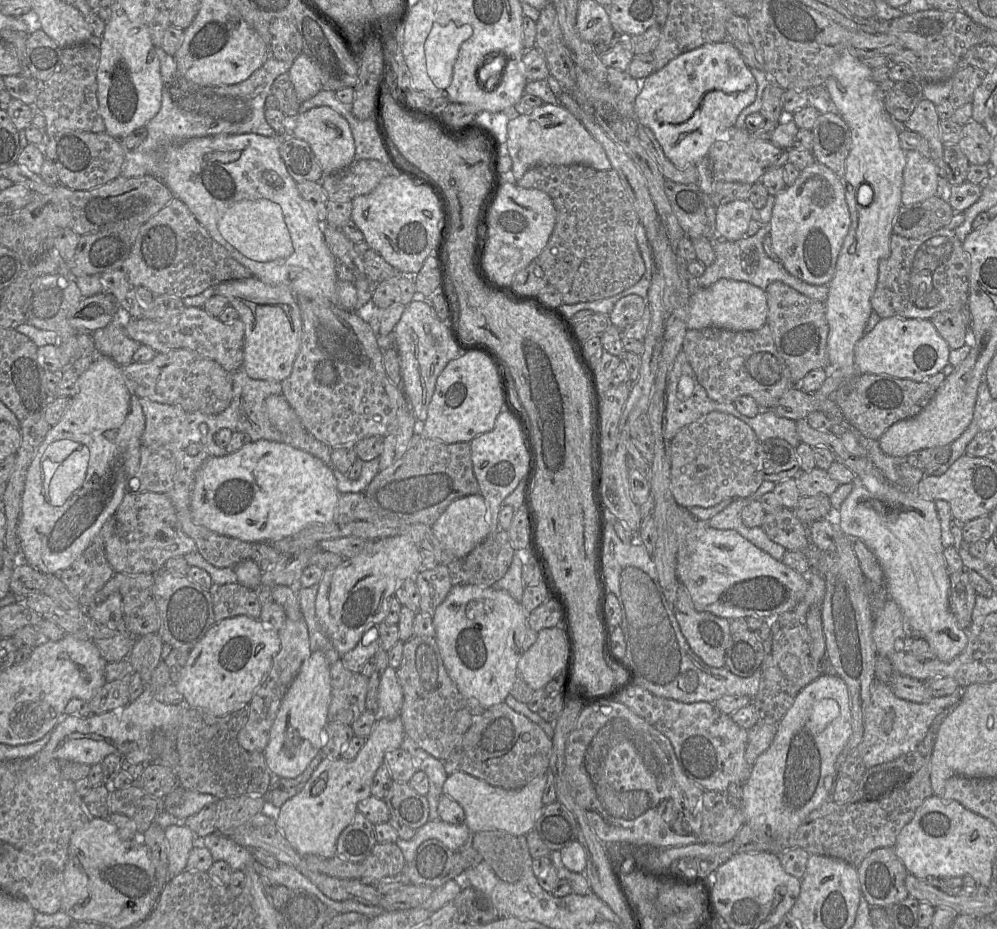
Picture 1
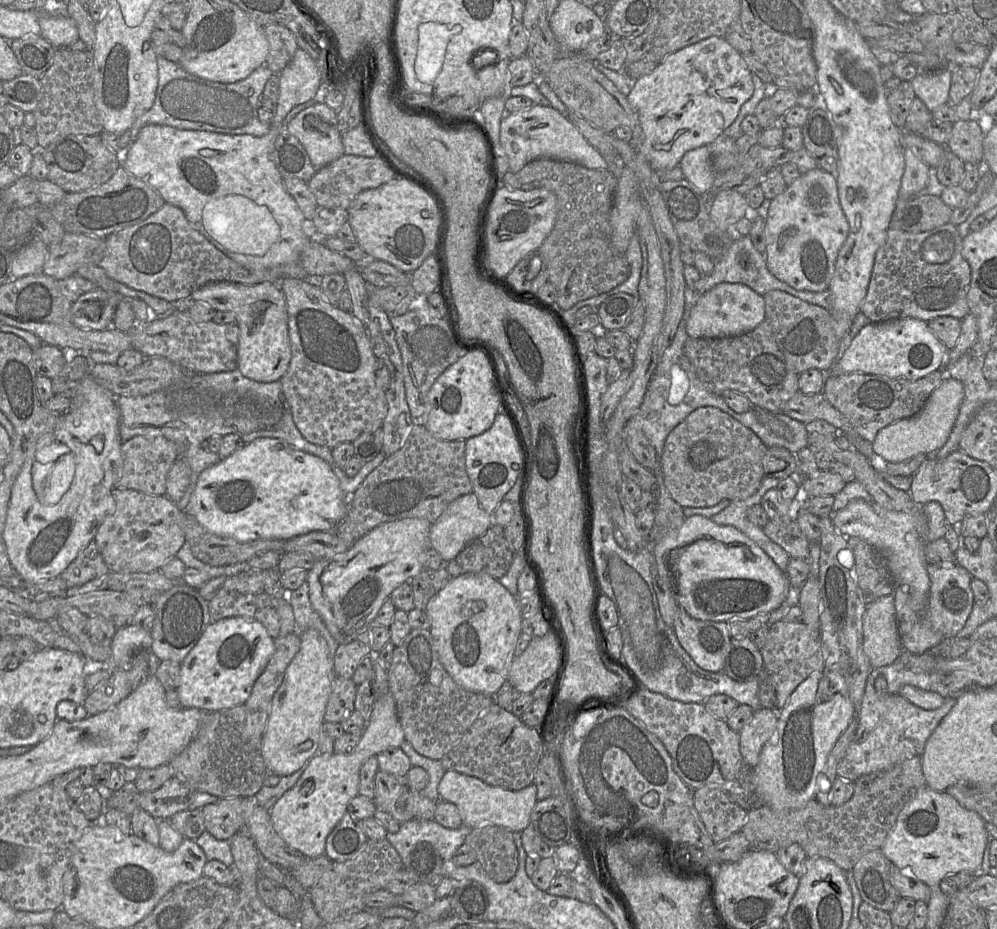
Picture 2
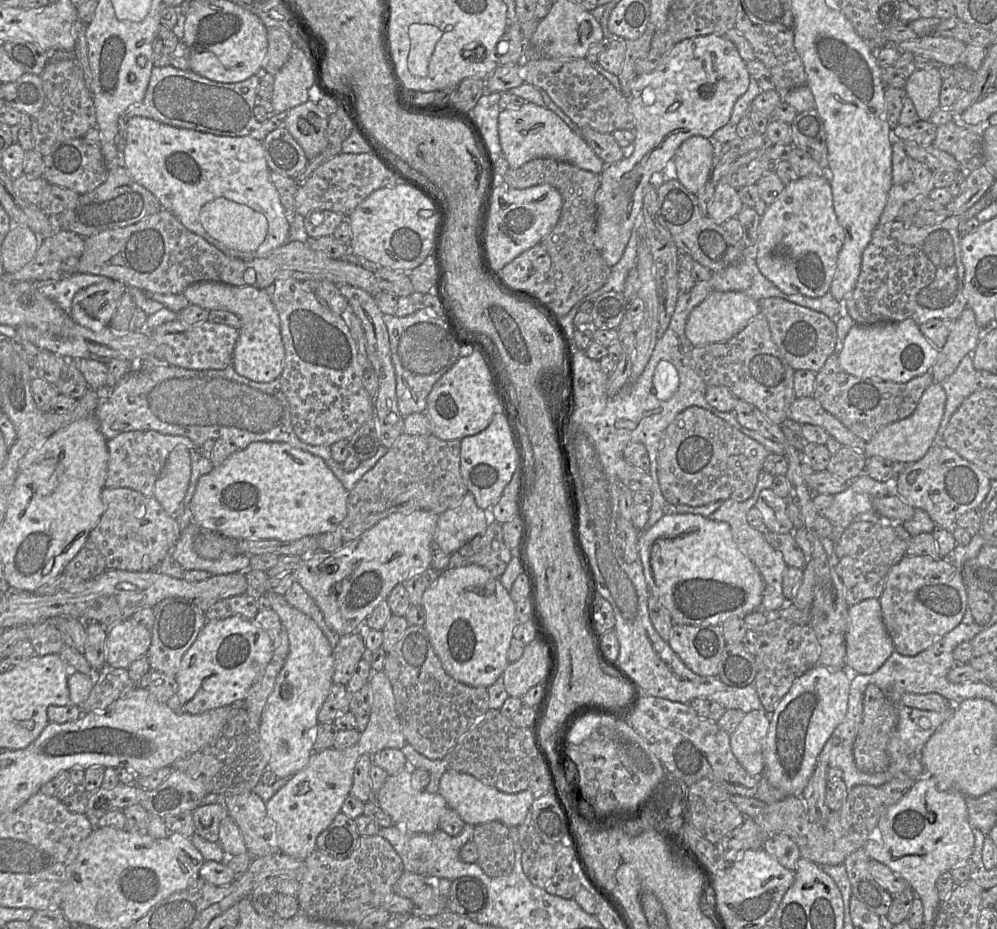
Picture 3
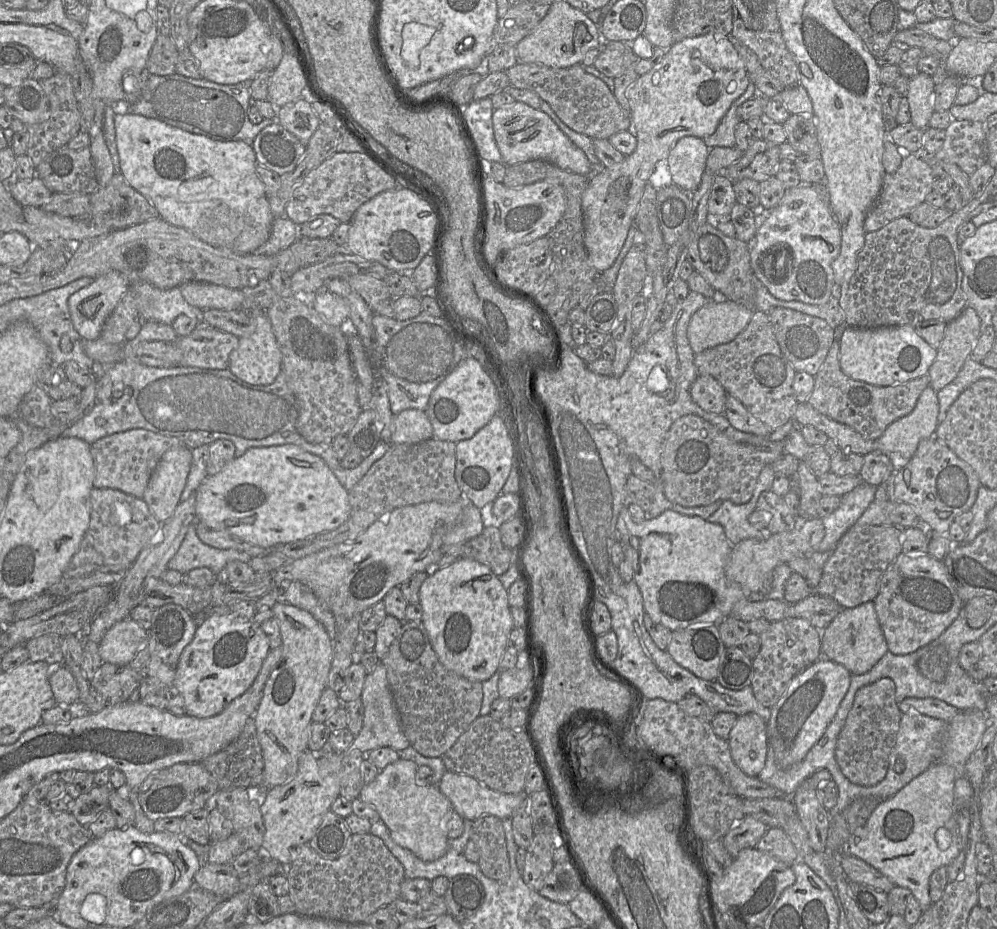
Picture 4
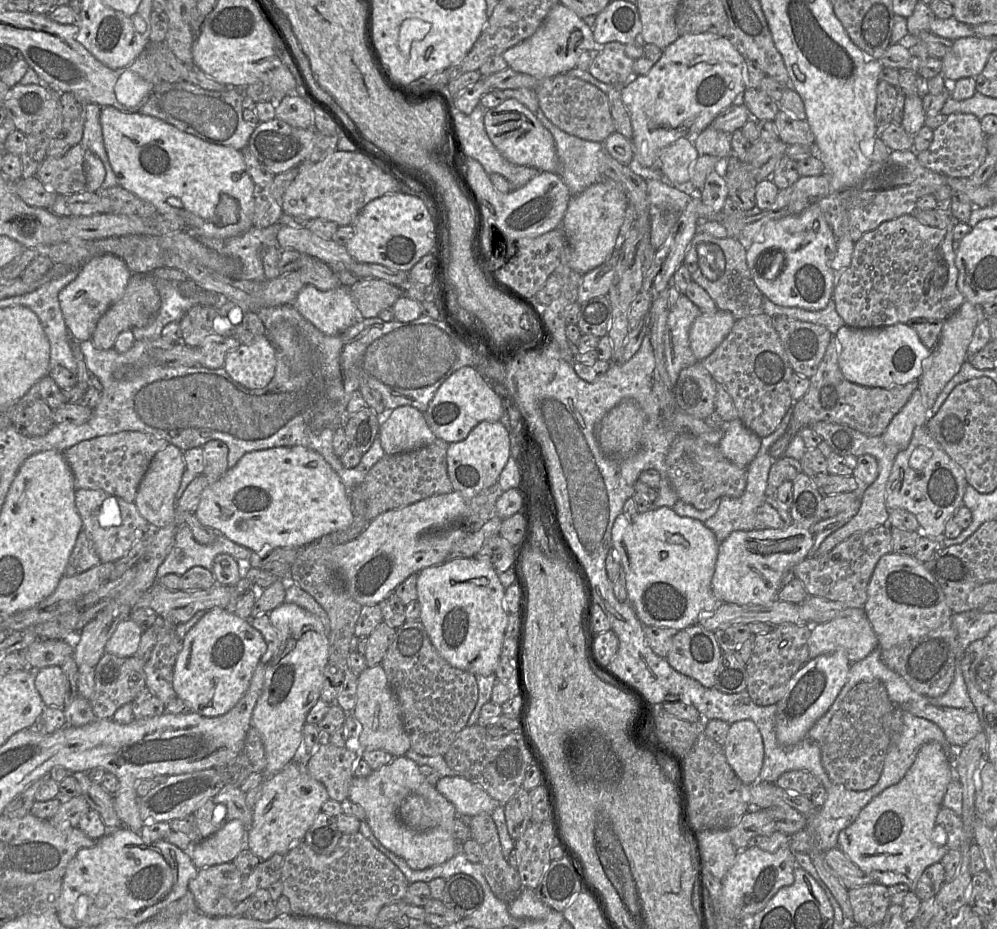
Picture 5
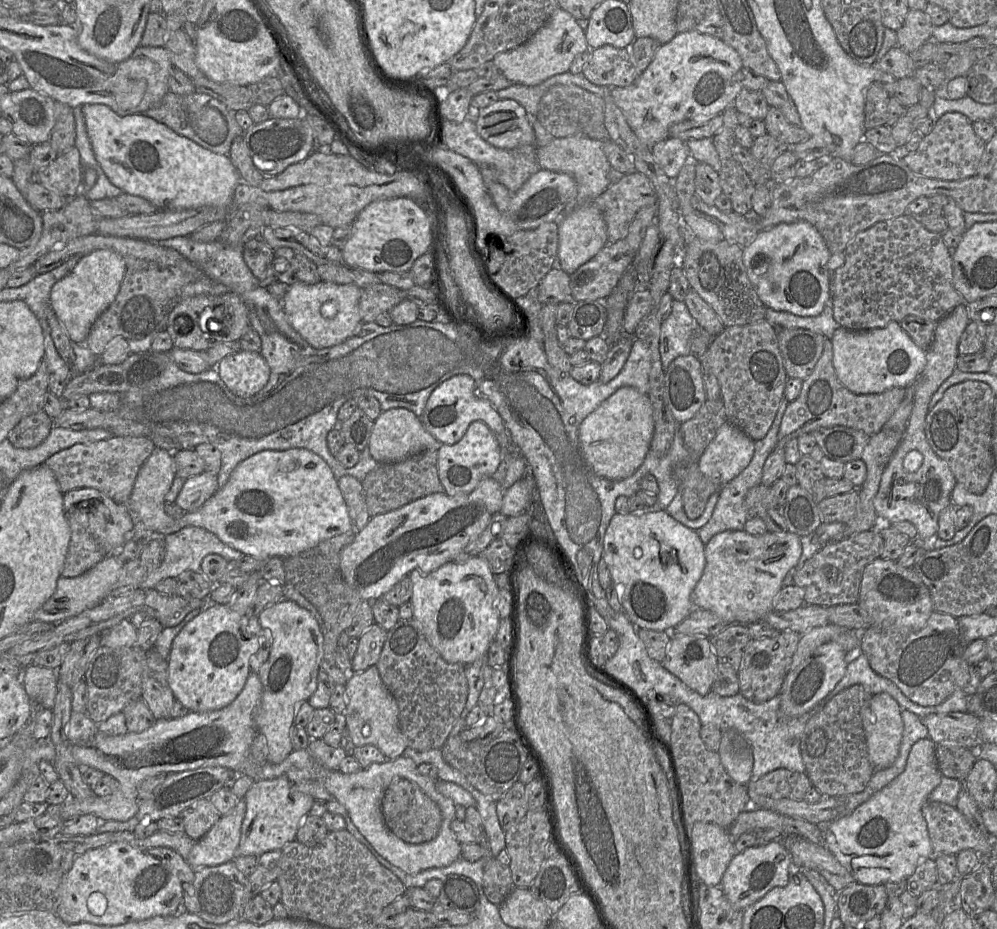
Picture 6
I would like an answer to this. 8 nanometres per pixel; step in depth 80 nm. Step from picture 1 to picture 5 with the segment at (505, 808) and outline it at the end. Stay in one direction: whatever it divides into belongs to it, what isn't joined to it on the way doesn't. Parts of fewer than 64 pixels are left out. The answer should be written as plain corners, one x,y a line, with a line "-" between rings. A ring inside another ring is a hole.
462,776
440,778
435,788
448,799
458,814
475,816
480,813
492,813
504,805
492,798
479,784

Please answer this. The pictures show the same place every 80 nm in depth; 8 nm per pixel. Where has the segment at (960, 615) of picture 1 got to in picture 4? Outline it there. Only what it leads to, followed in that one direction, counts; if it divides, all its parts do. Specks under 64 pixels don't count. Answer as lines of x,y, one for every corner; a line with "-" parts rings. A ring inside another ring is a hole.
903,553
897,556
884,573
879,593
873,603
888,651
896,655
914,653
938,639
964,606
942,560
929,555
910,557

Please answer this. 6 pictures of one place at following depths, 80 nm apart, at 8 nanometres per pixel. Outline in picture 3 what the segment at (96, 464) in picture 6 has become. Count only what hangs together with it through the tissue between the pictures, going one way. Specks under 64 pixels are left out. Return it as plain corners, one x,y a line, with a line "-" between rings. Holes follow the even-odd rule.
156,431
125,432
107,441
109,453
106,488
128,488
144,496
153,496
154,484
158,479
167,457
176,447
185,447
189,452
195,446
183,436
161,434

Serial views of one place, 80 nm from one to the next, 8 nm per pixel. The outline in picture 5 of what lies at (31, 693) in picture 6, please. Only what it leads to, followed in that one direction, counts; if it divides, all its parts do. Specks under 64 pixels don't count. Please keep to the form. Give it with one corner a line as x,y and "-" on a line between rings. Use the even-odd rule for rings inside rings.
50,666
38,669
35,687
47,707
63,709
68,692
68,682
61,666

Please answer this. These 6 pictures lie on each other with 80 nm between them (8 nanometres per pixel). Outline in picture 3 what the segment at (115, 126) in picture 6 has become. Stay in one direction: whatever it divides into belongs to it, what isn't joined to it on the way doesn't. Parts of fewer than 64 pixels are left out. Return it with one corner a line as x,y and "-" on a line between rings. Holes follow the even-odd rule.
132,116
125,124
123,167
186,229
228,256
263,257
289,238
290,222
270,180
260,140
219,136

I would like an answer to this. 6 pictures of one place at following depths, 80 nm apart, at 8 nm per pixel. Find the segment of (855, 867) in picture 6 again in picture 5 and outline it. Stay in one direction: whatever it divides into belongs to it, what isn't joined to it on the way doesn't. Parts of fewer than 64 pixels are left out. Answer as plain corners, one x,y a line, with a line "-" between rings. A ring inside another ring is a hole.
937,742
925,743
903,779
873,798
861,810
857,819
839,833
838,848
875,883
886,887
906,884
910,891
914,892
923,871
934,863
940,863
950,850
947,846
947,832
936,824
936,817
943,807
942,802
948,784
952,780
951,775
952,766
942,745

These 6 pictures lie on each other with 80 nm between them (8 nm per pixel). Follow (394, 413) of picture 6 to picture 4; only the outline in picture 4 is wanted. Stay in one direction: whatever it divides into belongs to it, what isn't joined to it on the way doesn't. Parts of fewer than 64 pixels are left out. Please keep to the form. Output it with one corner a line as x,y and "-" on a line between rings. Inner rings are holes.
410,408
395,415
390,444
417,444
433,437
433,428
425,411

